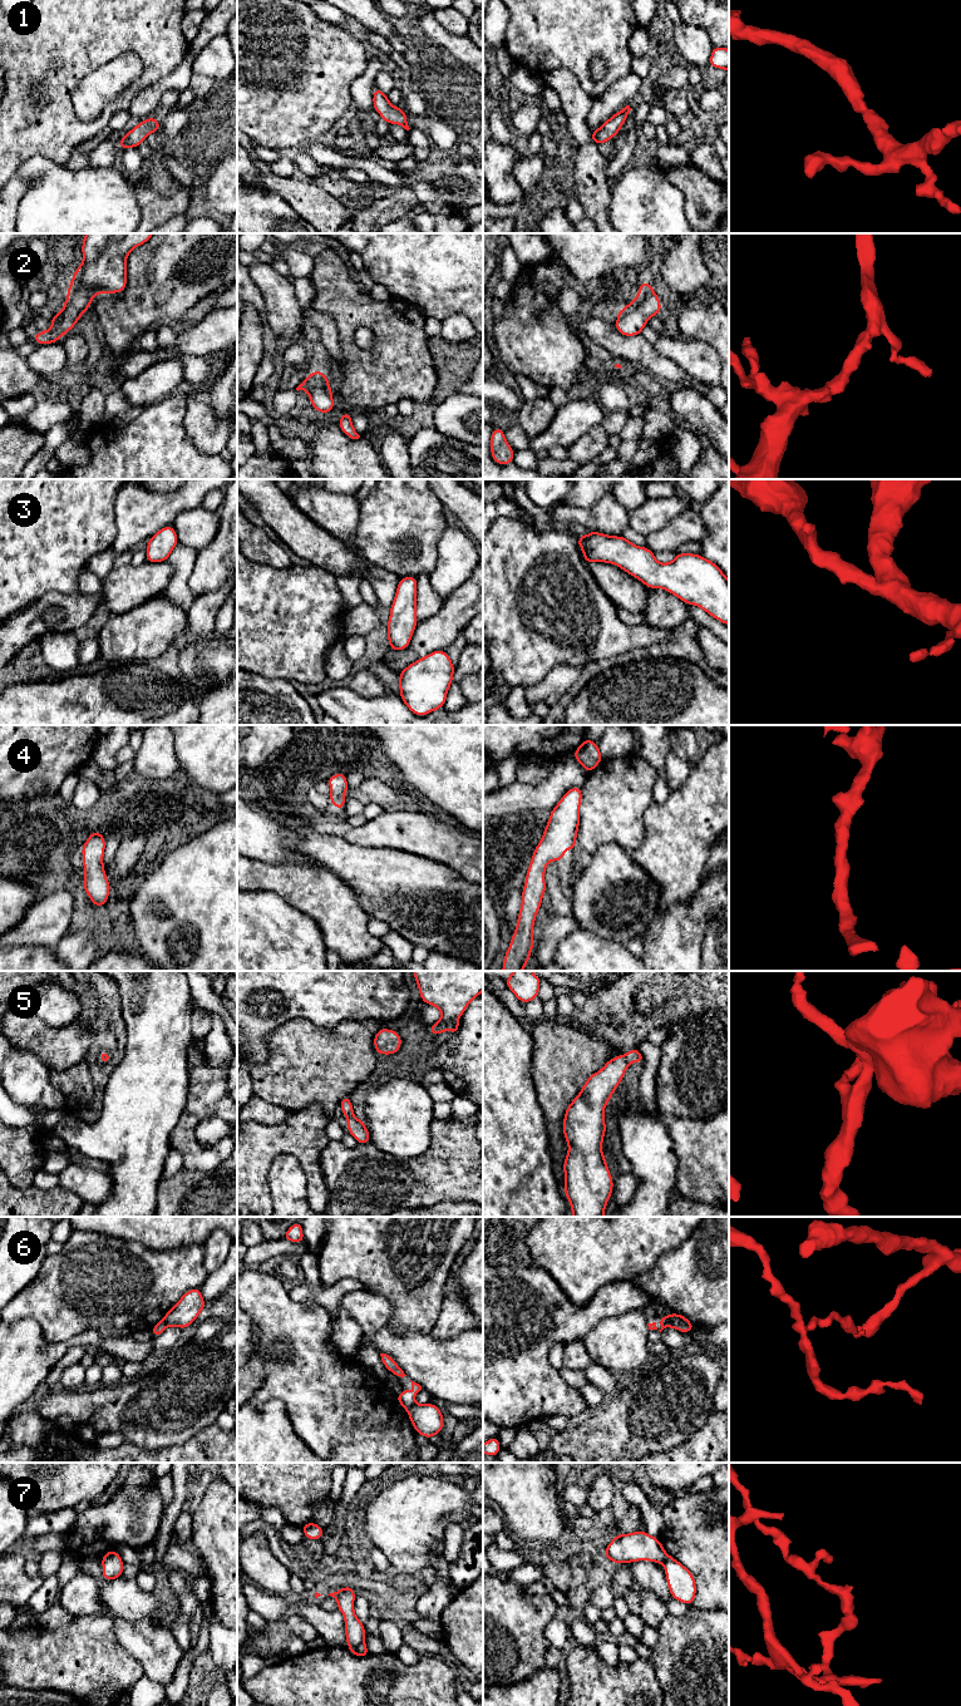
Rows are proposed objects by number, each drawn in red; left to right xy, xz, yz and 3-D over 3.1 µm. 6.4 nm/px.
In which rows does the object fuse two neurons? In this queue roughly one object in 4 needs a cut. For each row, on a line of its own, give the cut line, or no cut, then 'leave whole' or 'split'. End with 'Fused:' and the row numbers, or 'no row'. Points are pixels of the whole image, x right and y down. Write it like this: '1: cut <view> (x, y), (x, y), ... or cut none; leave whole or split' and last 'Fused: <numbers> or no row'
1: cut none; leave whole
2: cut none; leave whole
3: cut none; leave whole
4: cut none; leave whole
5: cut none; leave whole
6: cut yz (669, 1316), (673, 1326); split
7: cut xz (363, 1642), (348, 1646); split
Fused: 6, 7

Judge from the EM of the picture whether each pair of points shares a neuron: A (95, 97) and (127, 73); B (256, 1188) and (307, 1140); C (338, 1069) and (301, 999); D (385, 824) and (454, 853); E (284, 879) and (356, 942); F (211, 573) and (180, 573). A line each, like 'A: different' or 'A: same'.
A: same
B: same
C: different
D: same
E: same
F: different

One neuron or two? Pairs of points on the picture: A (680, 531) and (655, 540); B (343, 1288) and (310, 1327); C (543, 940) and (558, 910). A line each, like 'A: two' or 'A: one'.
A: one
B: two
C: two

